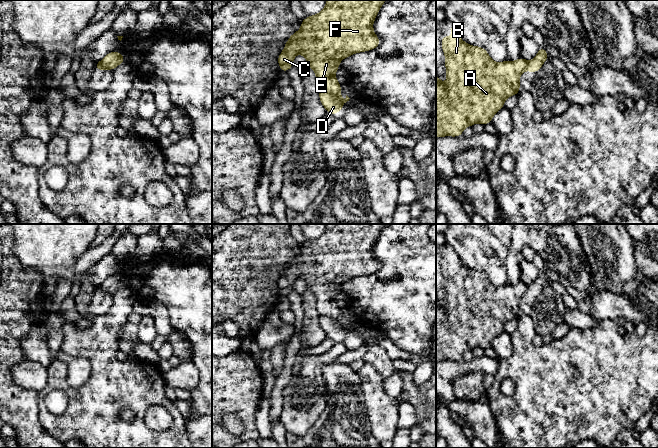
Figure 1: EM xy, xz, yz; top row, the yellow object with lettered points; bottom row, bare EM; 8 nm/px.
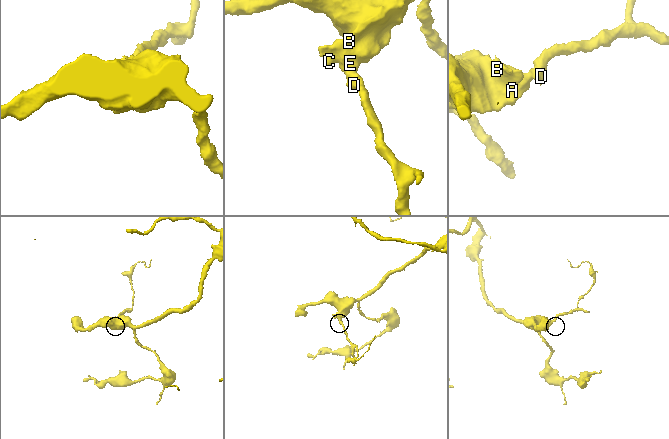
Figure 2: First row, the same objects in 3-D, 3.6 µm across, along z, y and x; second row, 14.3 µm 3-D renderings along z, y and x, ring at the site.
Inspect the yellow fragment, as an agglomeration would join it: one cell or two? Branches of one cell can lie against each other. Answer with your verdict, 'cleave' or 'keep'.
cleave

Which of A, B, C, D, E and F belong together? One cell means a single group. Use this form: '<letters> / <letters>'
A B C E F / D

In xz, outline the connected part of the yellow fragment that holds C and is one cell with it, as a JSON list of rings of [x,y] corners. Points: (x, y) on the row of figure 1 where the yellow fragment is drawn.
[[[326,0],[325,8],[301,21],[301,28],[293,33],[278,56],[281,72],[293,67],[297,54],[303,54],[307,65],[316,74],[316,85],[319,91],[328,92],[339,97],[341,85],[335,77],[340,67],[339,62],[355,53],[366,52],[377,48],[381,41],[373,30],[373,22],[379,9],[387,0]]]

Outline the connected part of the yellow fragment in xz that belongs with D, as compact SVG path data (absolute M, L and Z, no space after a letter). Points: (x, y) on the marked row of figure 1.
M320 91L319 100L326 112L332 115L339 113L344 106L342 99L324 91Z

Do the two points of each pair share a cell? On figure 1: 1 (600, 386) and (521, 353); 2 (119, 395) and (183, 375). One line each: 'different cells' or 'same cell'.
1: same cell
2: different cells

